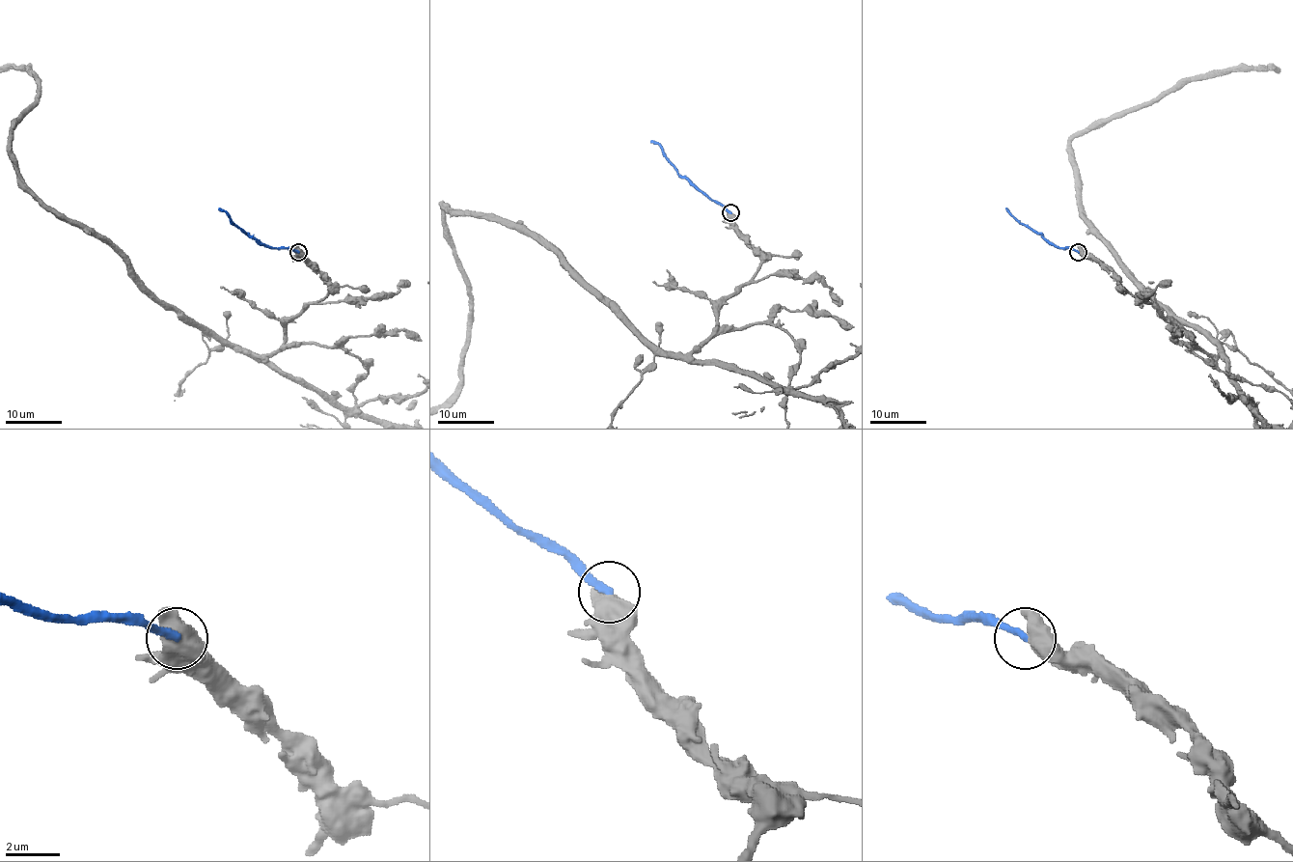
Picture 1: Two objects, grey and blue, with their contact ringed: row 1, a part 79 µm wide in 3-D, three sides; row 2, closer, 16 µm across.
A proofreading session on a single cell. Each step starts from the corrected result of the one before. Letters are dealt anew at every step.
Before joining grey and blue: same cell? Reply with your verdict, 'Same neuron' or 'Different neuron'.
Different neuron

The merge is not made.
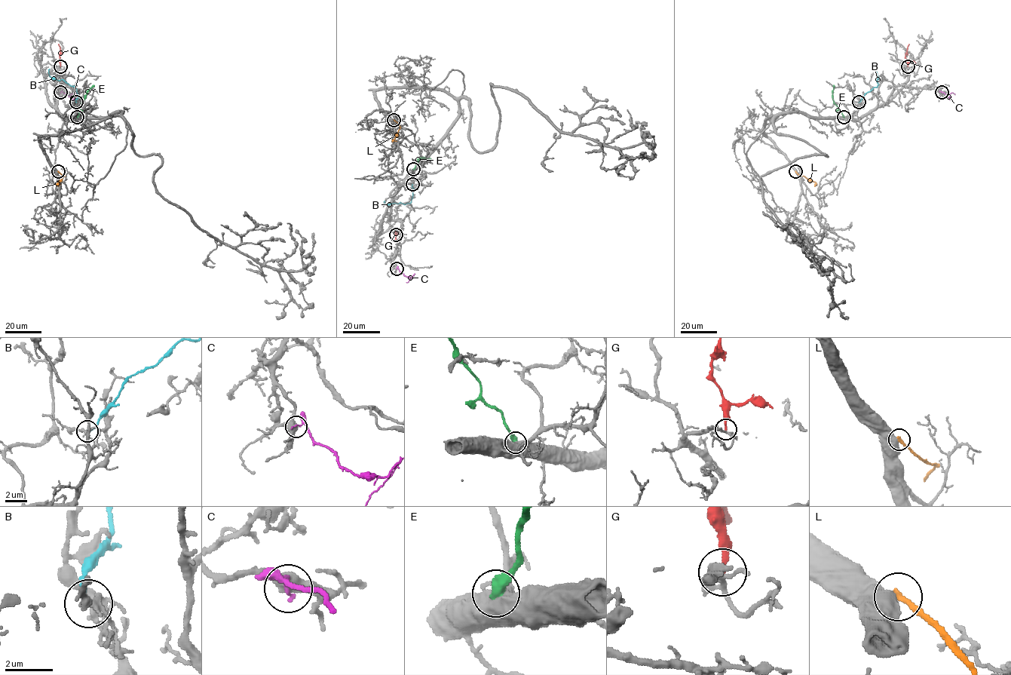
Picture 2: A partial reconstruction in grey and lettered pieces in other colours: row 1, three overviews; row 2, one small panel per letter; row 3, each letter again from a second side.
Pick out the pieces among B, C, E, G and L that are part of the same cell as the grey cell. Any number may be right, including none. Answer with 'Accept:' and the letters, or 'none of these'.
Accept: none of these

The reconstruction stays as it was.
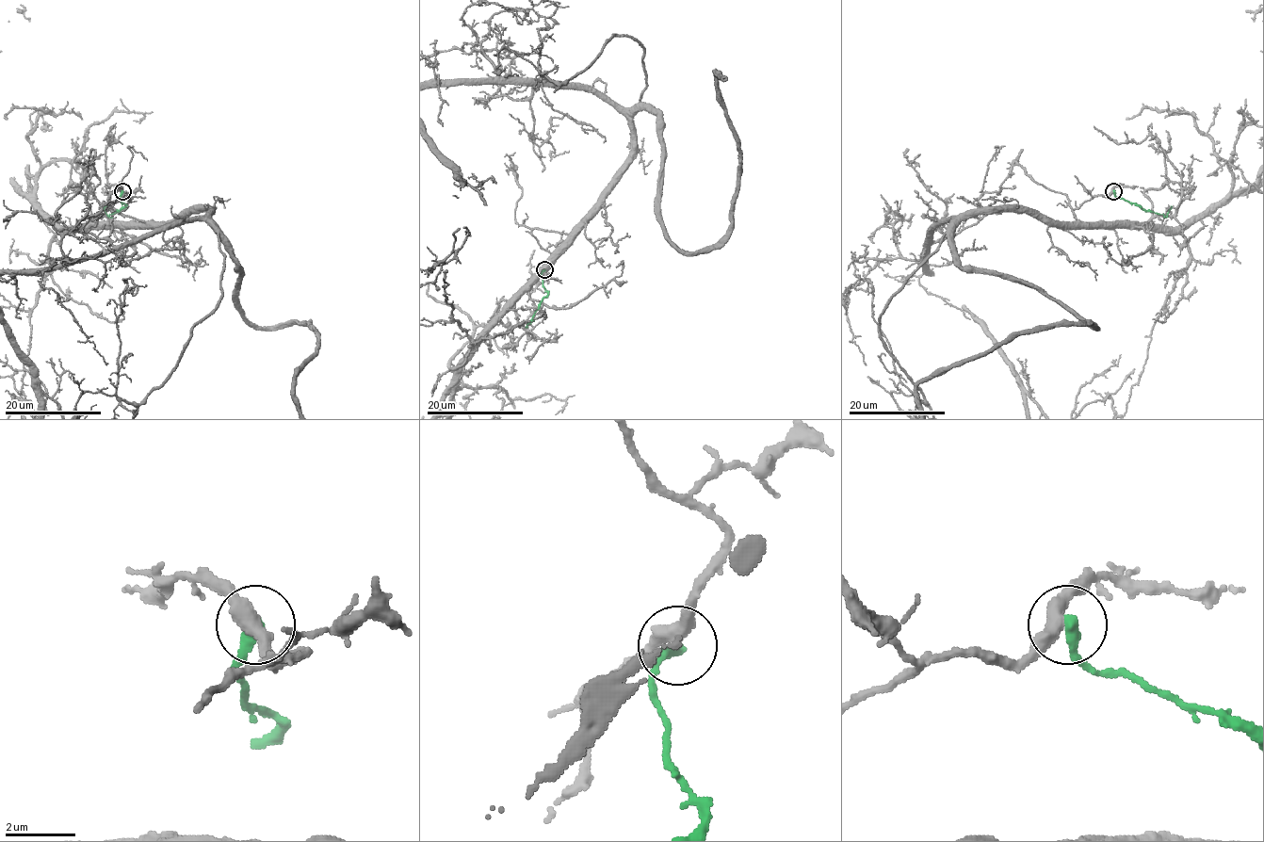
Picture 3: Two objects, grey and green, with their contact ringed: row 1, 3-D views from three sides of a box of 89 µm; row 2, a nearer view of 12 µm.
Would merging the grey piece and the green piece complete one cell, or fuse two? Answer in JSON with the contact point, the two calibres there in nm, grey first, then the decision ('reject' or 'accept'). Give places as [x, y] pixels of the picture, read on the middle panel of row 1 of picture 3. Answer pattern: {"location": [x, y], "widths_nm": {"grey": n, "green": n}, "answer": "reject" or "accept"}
{"location": [544, 269], "widths_nm": {"grey": 440, "green": 400}, "answer": "reject"}

